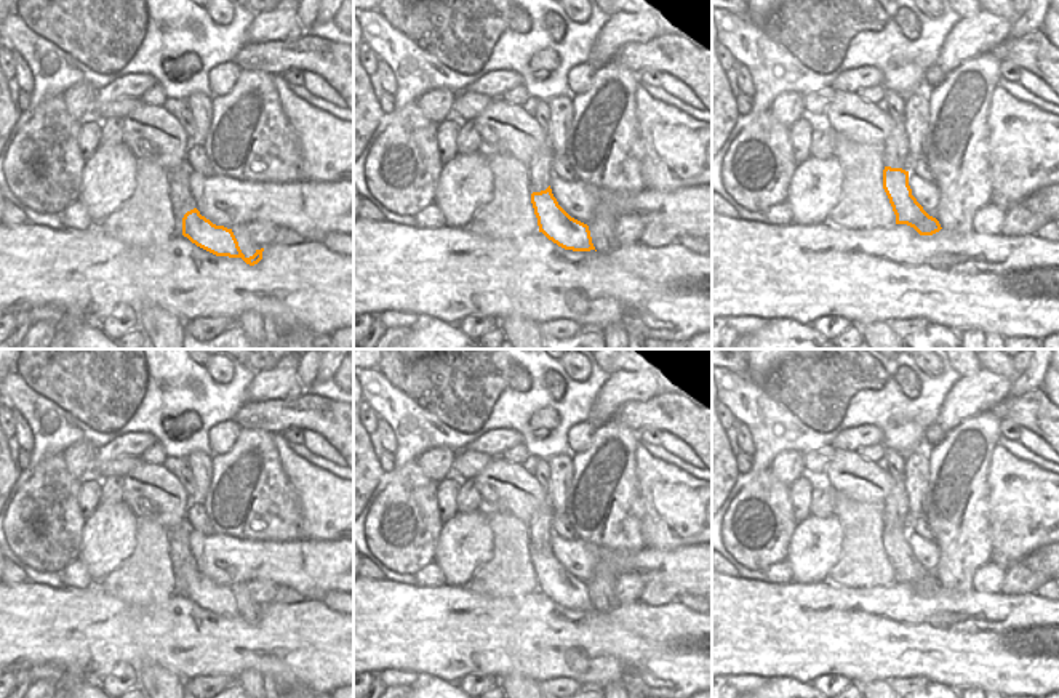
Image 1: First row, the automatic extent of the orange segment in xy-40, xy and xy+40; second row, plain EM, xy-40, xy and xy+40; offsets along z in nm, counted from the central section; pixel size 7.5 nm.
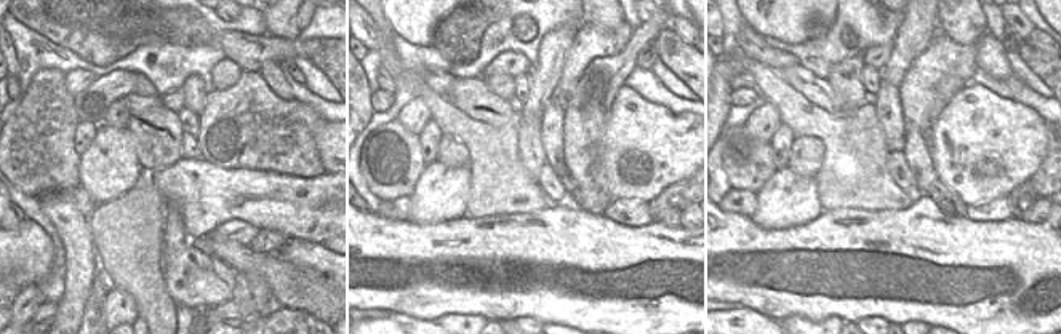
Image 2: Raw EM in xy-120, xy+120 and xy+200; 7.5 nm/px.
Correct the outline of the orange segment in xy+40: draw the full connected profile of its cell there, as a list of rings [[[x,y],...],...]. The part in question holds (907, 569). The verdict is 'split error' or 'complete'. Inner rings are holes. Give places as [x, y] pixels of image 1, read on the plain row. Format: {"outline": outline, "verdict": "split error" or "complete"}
{"outline": [[[885,525],[883,548],[896,573],[896,583],[907,583],[920,594],[933,594],[942,588],[939,580],[929,575],[912,554],[909,530]]], "verdict": "complete"}

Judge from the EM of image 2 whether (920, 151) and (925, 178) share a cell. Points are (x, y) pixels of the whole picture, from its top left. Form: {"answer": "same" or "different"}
{"answer": "same"}

